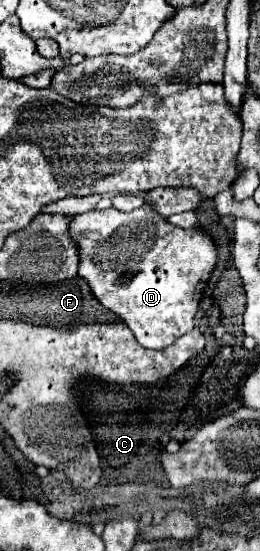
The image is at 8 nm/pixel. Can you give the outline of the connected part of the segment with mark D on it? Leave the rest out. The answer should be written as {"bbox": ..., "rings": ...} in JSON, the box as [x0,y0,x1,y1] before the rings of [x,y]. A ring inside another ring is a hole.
{"bbox":[70,206,216,350],"rings":[[[140,206],[132,212],[120,212],[116,208],[108,210],[90,210],[74,216],[70,234],[80,248],[80,270],[78,274],[88,280],[94,296],[110,312],[118,314],[124,324],[134,332],[136,340],[152,350],[160,350],[176,342],[188,330],[194,328],[194,314],[208,286],[208,278],[216,264],[216,244],[210,236],[200,230],[184,230],[172,226],[168,220],[160,218],[152,206]],[[132,276],[128,284],[120,280]]]}

